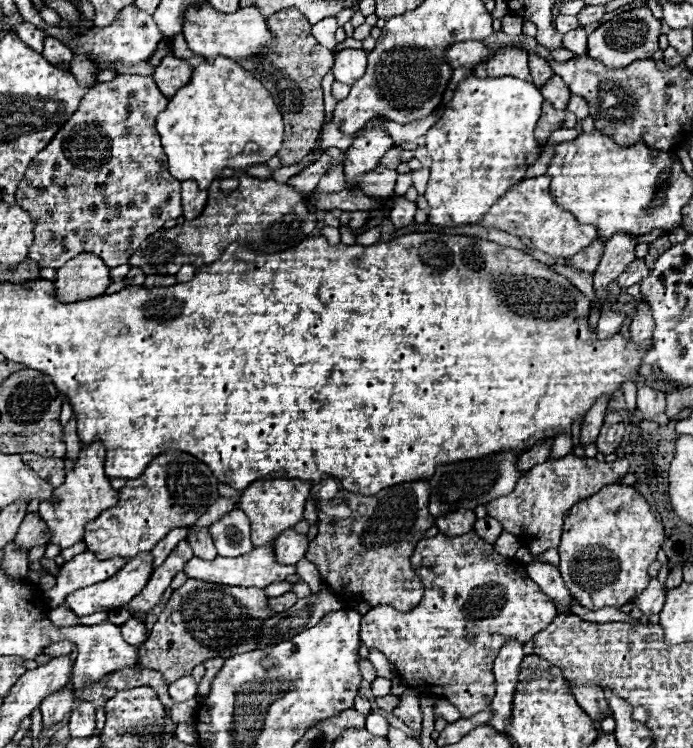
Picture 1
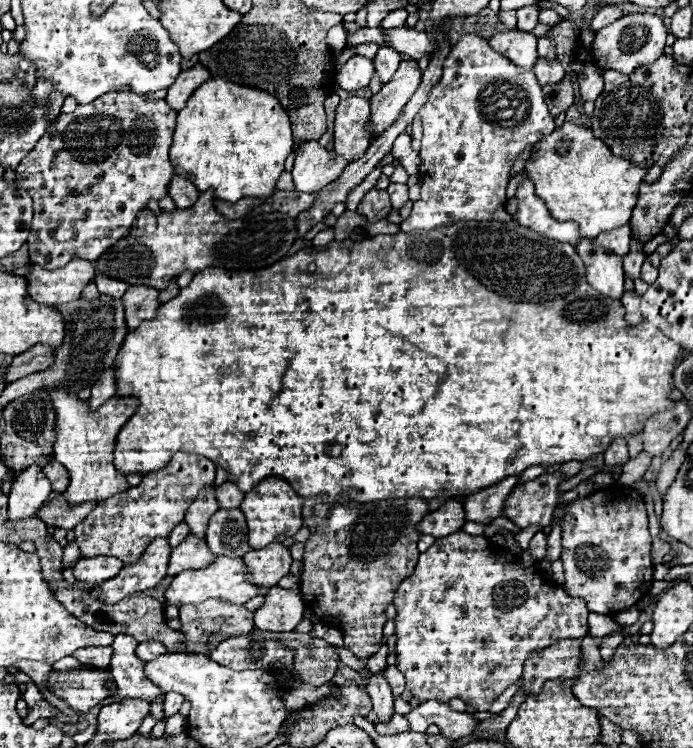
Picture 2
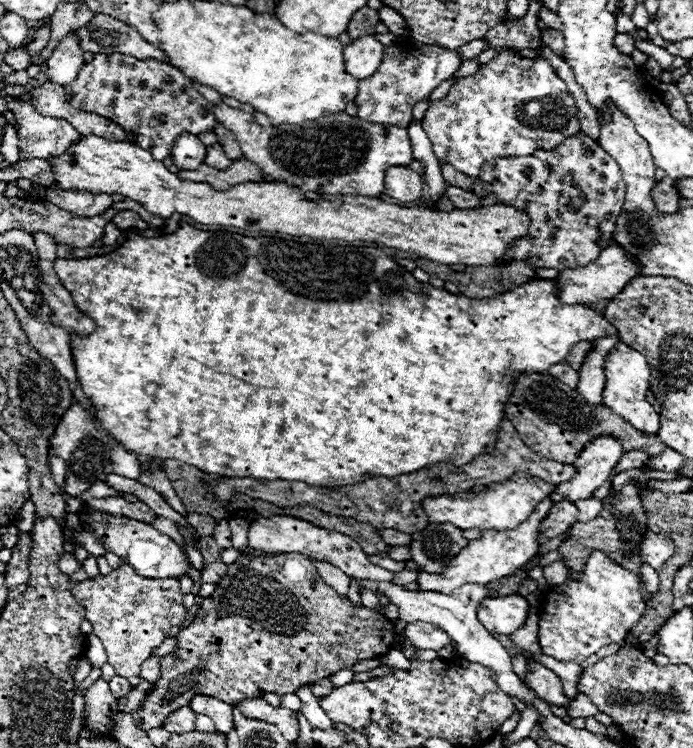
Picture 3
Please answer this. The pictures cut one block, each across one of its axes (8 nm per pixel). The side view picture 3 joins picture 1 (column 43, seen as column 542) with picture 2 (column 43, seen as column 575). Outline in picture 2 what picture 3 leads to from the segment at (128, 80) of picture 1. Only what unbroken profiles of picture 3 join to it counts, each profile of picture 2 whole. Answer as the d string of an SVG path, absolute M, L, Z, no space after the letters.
M106 92L90 104L78 104L78 108L72 114L60 114L58 120L54 122L54 126L50 126L50 130L38 140L34 150L20 162L20 168L16 170L16 184L22 190L26 190L34 200L34 220L32 220L30 236L28 236L32 264L38 264L46 270L56 270L56 268L66 266L74 258L96 262L110 246L114 246L120 238L128 236L134 220L138 218L138 212L148 208L146 206L148 200L160 200L160 198L168 196L168 186L174 178L174 166L168 160L168 148L172 144L174 126L176 126L176 110L172 110L164 100L150 100L150 98L134 94L134 92L110 92L110 94Z

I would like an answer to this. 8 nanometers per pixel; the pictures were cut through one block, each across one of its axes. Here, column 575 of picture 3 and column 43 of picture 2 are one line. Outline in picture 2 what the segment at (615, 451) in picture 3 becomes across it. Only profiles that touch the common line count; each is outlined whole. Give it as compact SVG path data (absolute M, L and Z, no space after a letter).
M36 462L18 474L8 494L8 520L18 522L26 516L34 516L38 508L48 500L52 486L48 478L42 478L42 466L48 462Z

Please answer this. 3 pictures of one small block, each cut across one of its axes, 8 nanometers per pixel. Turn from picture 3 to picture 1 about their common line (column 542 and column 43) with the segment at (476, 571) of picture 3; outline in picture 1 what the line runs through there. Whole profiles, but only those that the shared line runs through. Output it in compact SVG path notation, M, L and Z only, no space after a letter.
M94 440L92 444L82 446L76 462L70 462L68 458L64 462L66 462L66 482L54 490L56 504L40 502L40 508L38 508L42 520L46 522L48 530L52 532L50 542L60 544L62 550L82 540L84 526L90 520L94 520L98 514L102 514L104 510L118 504L118 492L110 486L110 478L104 474L104 446L102 446L102 442Z

